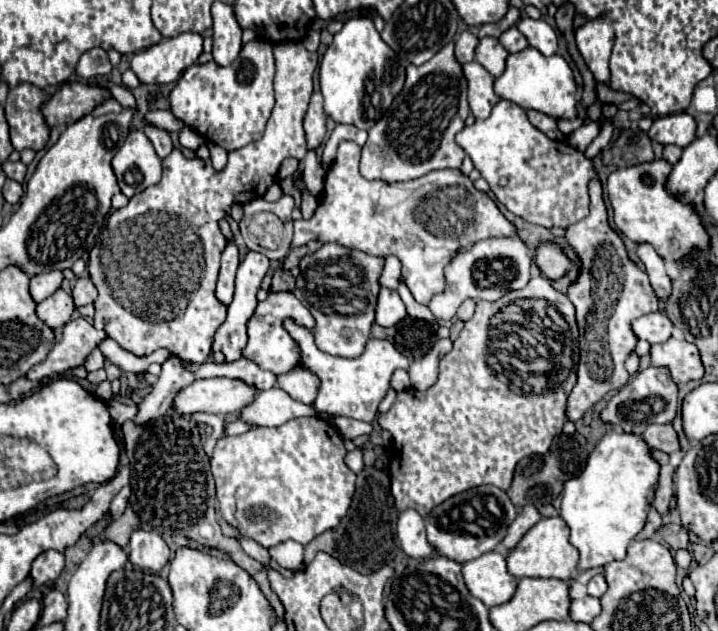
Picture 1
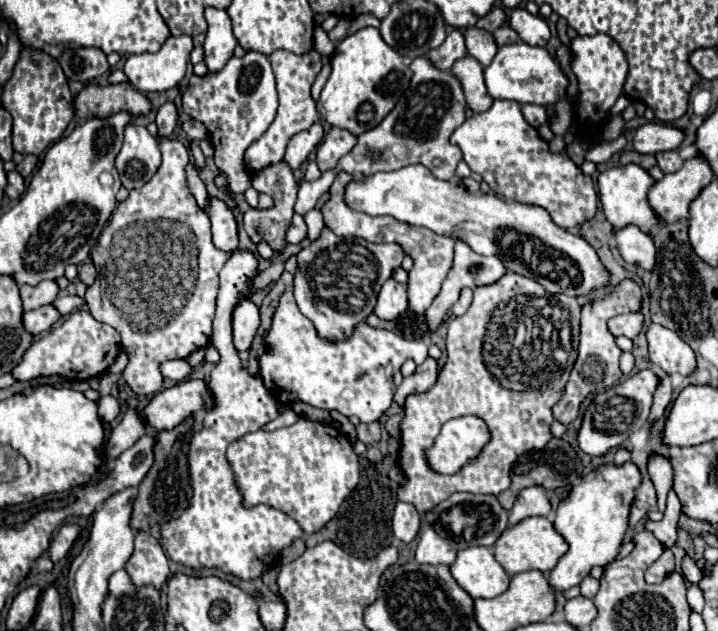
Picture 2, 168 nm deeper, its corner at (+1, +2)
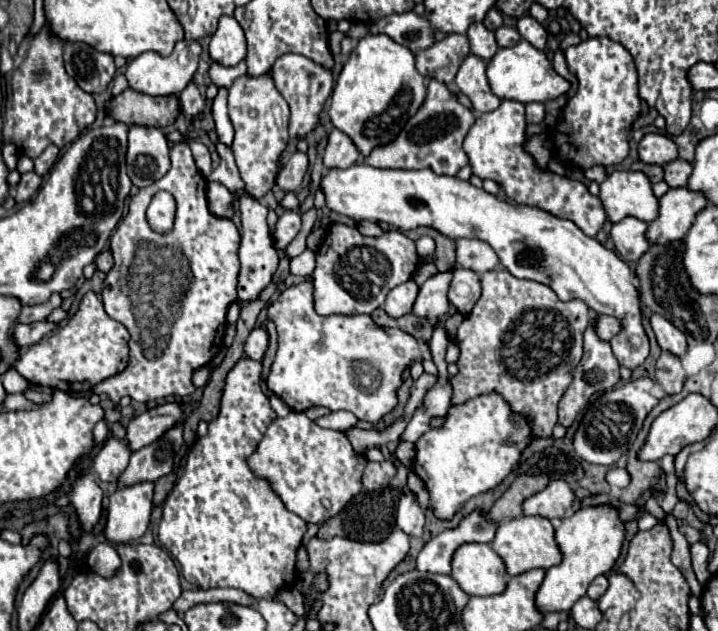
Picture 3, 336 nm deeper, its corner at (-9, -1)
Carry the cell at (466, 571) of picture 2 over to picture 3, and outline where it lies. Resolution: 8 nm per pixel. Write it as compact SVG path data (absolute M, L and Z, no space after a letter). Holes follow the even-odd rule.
M467 543L453 555L451 577L467 595L499 595L507 587L503 559L485 543Z

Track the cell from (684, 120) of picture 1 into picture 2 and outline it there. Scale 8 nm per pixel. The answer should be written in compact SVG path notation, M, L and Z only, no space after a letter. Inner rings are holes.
M649 122L635 130L635 152L657 154L663 150L677 150L683 142L683 132L661 122Z

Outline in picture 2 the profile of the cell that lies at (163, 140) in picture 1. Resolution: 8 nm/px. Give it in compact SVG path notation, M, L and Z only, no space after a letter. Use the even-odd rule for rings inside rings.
M165 102L159 112L157 112L157 128L159 128L159 136L161 138L167 138L175 126L177 126L177 118L179 118L179 110L173 102Z

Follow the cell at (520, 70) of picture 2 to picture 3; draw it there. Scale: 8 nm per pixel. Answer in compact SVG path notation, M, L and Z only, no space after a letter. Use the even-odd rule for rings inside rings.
M523 39L513 47L505 47L497 51L497 55L487 65L487 77L489 77L491 91L499 99L513 99L519 103L533 103L533 101L545 103L549 99L557 99L559 95L565 95L571 87L569 81L563 79L553 69L547 55Z

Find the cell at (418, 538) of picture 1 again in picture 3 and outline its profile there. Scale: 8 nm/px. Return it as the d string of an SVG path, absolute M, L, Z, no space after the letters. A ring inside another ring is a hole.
M403 495L397 507L397 527L409 537L421 537L425 531L425 511L413 495Z

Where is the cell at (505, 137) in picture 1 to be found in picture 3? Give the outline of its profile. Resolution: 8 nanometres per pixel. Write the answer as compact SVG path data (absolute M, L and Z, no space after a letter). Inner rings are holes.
M501 101L501 105L491 113L477 115L473 127L469 129L463 149L469 157L469 165L473 173L481 179L493 179L503 187L507 197L515 199L521 205L533 205L563 219L571 219L585 235L595 237L603 227L607 215L601 199L591 195L587 185L581 181L557 175L549 169L541 169L537 161L525 151L527 141L527 121L525 121L525 105L519 101Z

